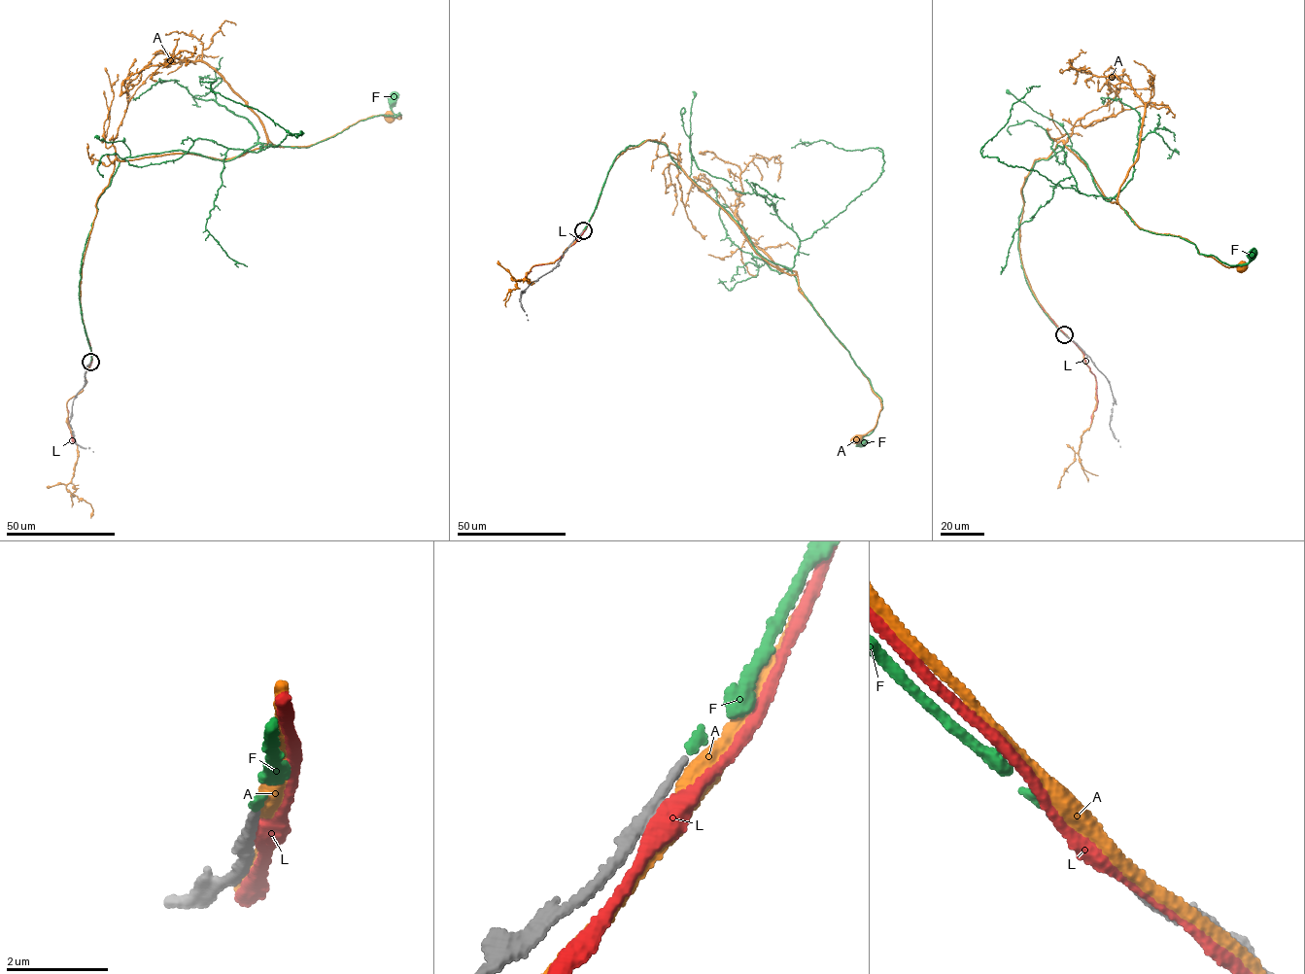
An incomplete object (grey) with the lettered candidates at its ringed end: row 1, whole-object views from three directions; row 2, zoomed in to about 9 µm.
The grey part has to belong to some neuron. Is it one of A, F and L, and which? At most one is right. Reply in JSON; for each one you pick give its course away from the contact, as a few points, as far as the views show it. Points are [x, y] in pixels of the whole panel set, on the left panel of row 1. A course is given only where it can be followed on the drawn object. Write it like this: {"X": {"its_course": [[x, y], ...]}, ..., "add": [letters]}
{"F": {"its_course": [[90, 361], [82, 254], [123, 158], [308, 147], [401, 115], [392, 99]]}, "add": ["F"]}

